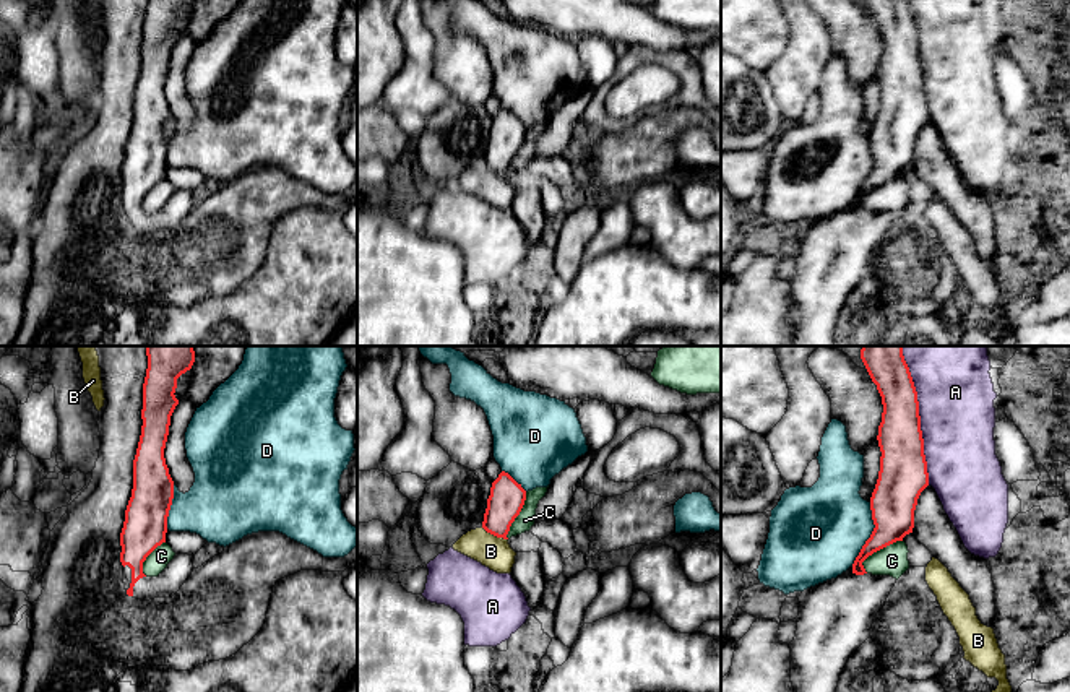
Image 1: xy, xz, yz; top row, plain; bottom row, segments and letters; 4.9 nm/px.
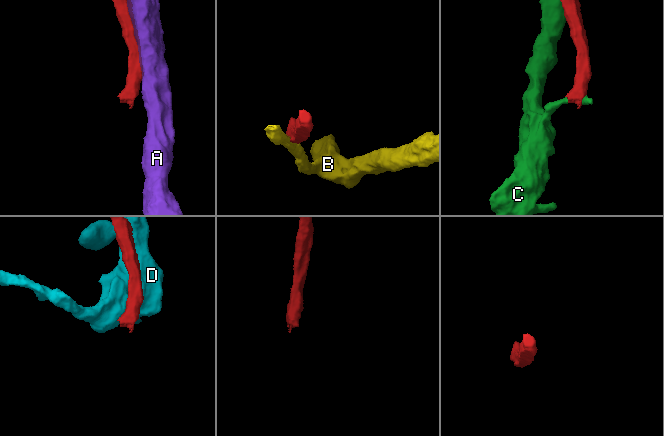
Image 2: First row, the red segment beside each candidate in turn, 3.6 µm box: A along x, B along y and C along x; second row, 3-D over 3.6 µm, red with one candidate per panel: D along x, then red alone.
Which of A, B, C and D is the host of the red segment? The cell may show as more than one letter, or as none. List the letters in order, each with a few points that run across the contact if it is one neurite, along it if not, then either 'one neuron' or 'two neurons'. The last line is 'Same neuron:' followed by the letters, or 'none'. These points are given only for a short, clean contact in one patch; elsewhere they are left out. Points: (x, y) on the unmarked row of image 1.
A: two neurons
B: xz (481, 163), (507, 176) | two neurons
C: yz (901, 176), (874, 187), (862, 198), (864, 207) | two neurons
D: two neurons
Same neuron: none

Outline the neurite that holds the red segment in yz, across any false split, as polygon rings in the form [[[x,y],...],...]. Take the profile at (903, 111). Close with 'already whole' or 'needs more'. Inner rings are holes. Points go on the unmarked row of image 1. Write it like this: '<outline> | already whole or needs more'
[[[864,0],[882,32],[878,62],[880,107],[870,133],[874,167],[854,200],[838,211],[804,226],[799,232],[797,266],[791,284],[791,346],[836,346],[835,331],[849,292],[870,275],[877,249],[885,242],[896,214],[867,210],[862,198],[874,188],[913,169],[914,146],[921,128],[929,122],[917,28],[908,0]]] | needs more

